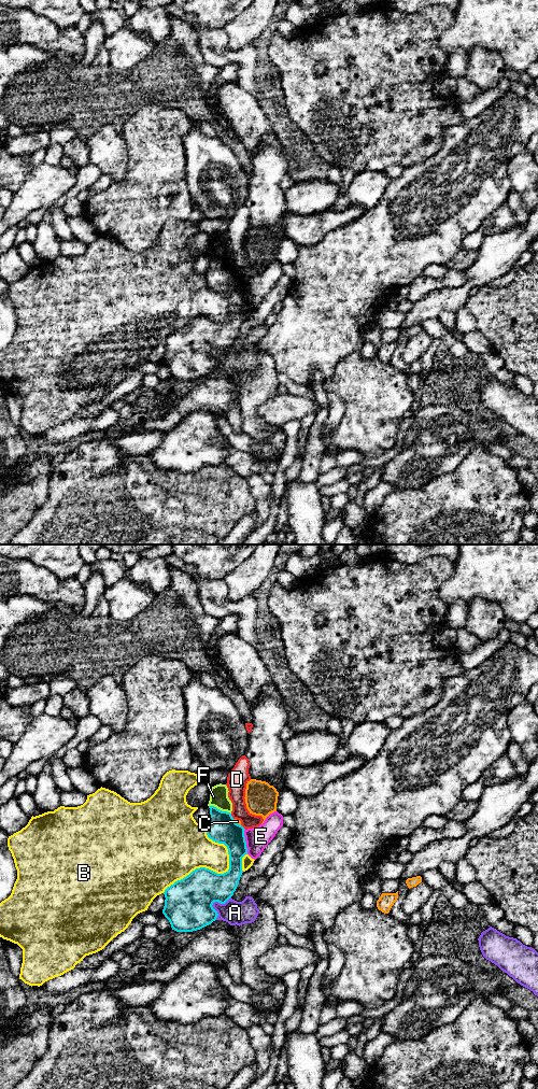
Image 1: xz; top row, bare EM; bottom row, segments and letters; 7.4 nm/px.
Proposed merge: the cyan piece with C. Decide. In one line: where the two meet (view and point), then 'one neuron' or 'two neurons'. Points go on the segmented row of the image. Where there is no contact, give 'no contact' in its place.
meets cyan in xz at (237, 823); two neurons

